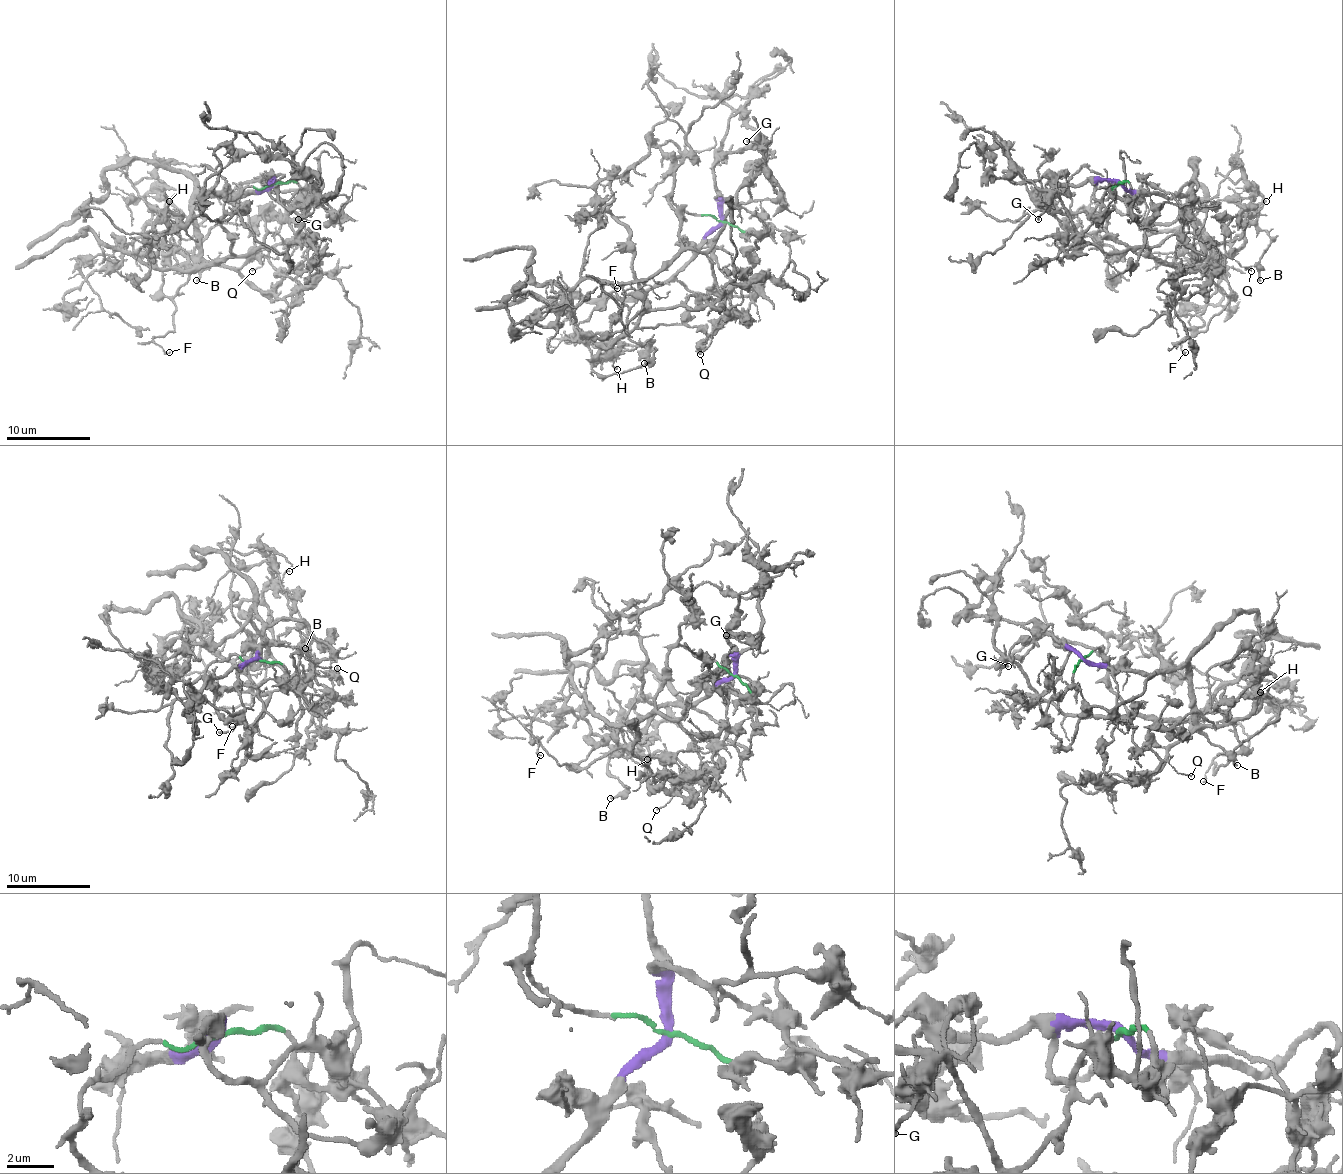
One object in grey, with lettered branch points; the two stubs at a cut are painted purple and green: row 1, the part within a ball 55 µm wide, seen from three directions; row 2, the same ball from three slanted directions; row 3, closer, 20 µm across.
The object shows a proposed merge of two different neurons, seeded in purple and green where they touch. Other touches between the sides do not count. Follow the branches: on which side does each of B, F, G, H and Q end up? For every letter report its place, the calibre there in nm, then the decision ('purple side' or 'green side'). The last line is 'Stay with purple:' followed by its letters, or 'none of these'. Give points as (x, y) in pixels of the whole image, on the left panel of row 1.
B: (196, 280) | 170 nm | purple side
F: (169, 352) | 140 nm | purple side
G: (298, 219) | 160 nm | purple side
H: (169, 201) | 140 nm | purple side
Q: (252, 271) | 120 nm | green side
Stay with purple: B, F, G, H

